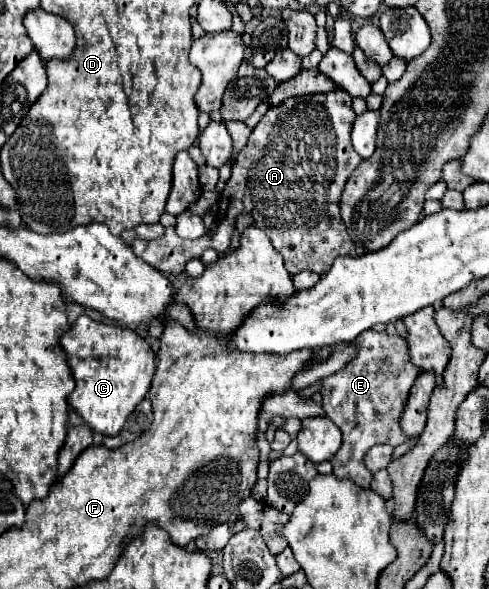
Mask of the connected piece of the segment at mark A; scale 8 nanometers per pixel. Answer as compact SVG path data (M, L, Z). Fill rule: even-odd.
M340 88L332 90L328 94L286 98L286 102L270 108L264 114L264 118L252 130L246 148L240 152L238 162L232 168L232 176L226 182L224 190L220 192L216 230L212 234L204 234L202 238L196 238L196 240L178 238L174 226L166 228L162 238L156 238L156 240L144 240L144 238L136 236L132 242L134 254L140 256L142 260L146 260L158 272L176 276L184 270L188 260L200 258L202 252L208 248L214 248L216 252L224 254L230 248L230 240L232 240L232 232L234 232L238 214L248 212L254 216L258 228L268 234L272 246L284 258L284 266L292 276L302 270L326 274L338 256L362 256L366 252L364 246L350 240L344 220L340 216L340 196L342 196L344 184L350 178L350 174L356 170L356 166L362 162L362 158L356 154L356 150L352 148L352 142L350 142L350 132L352 132L354 120L356 120L356 114L352 110L352 98L350 98L350 94L346 94Z

